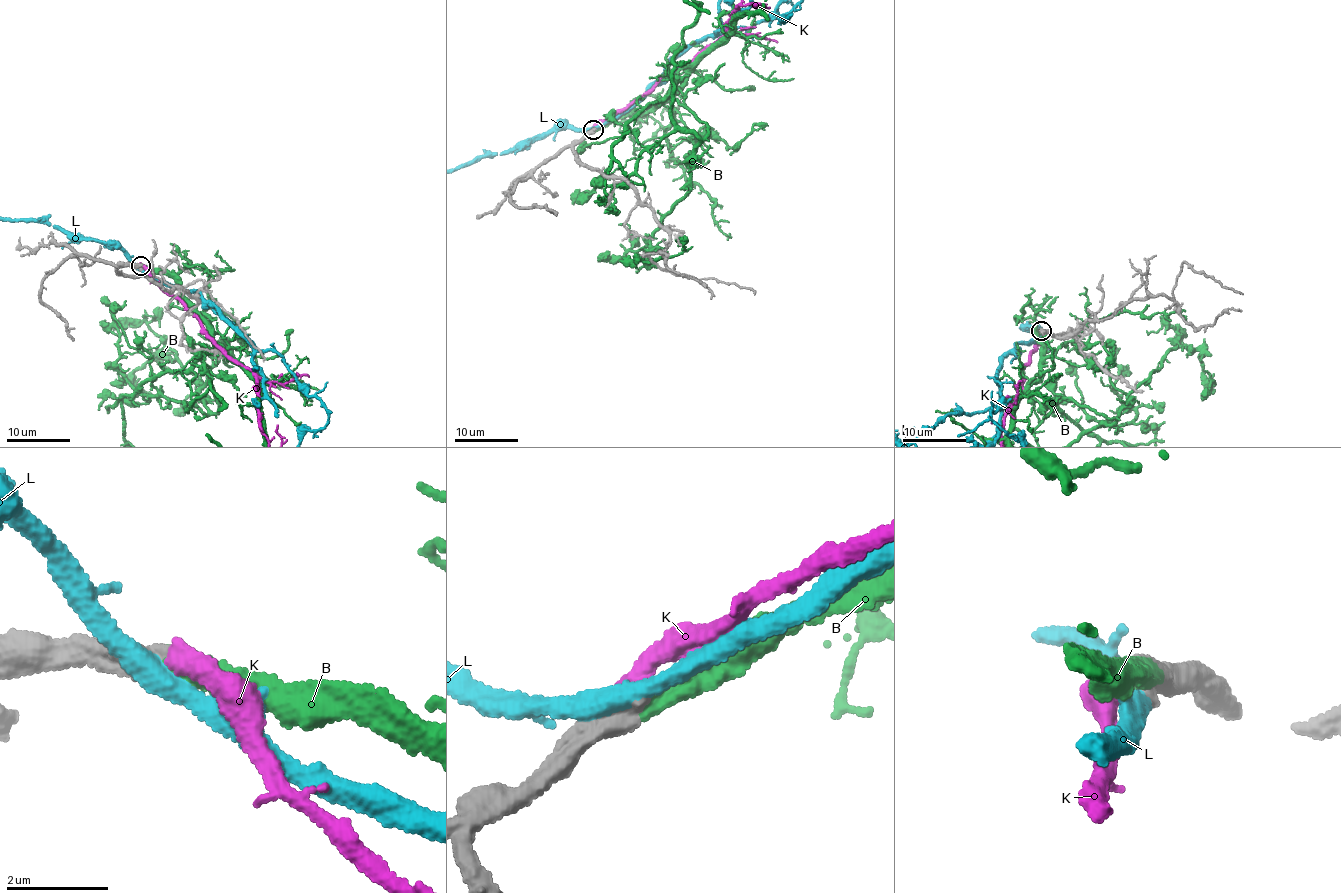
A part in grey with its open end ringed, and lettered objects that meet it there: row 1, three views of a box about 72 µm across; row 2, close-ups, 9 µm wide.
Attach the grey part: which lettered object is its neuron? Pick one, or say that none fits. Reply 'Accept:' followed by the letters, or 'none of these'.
Accept: B

